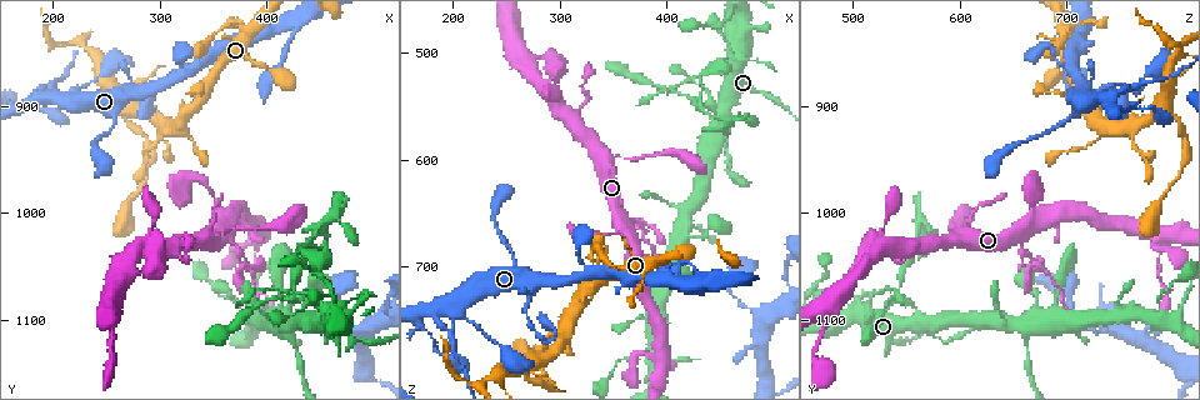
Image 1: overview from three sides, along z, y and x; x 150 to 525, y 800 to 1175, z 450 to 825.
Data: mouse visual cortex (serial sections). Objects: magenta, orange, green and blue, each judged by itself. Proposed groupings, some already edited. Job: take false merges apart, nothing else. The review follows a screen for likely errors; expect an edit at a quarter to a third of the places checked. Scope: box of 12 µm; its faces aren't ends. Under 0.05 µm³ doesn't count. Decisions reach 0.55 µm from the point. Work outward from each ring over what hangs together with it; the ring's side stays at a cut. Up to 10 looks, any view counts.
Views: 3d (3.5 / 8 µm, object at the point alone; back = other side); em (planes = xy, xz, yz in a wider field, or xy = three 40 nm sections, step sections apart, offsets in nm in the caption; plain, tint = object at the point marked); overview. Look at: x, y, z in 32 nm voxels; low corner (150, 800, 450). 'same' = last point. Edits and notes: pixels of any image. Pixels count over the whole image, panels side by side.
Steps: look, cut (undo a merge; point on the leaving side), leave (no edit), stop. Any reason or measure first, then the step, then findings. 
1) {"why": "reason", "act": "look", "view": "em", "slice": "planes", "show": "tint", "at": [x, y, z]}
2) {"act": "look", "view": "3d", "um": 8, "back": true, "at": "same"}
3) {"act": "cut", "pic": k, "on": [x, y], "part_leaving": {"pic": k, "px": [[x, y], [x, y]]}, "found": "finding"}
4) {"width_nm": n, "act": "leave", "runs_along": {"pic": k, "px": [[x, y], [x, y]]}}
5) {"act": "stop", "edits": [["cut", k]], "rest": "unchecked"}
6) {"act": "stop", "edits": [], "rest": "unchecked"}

{"why": "side arm on a straight run", "act": "look", "view": "3d", "um": 3.5, "at": [310, 1032, 564]}

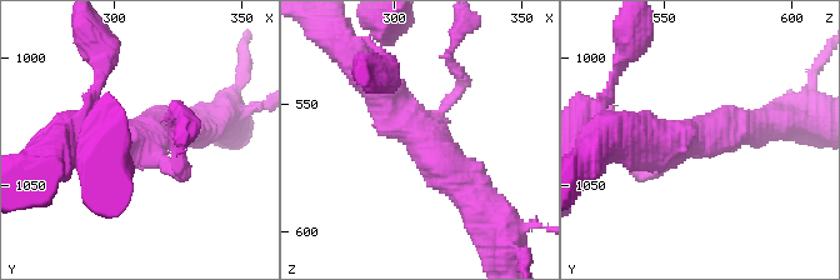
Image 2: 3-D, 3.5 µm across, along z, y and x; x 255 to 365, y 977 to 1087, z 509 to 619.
{"arms": 3, "arm_widths_nm": [150, 400, 500], "act": "look", "view": "em", "slice": "xy", "step": 1, "show": "plain", "at": [311, 1032, 562]}

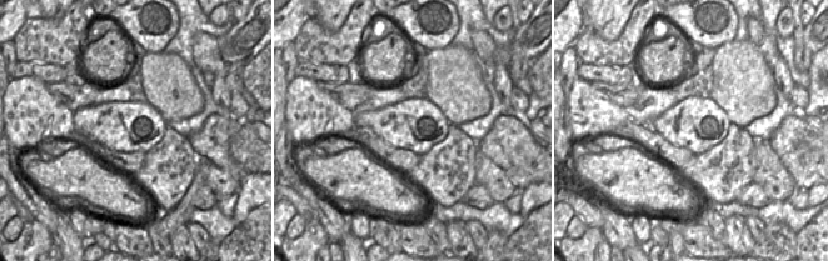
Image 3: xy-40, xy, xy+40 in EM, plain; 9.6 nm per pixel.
{"act": "look", "view": "em", "slice": "xy", "step": 1, "show": "tint", "at": "same"}

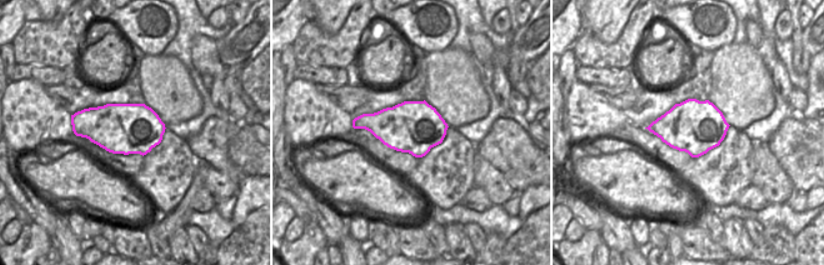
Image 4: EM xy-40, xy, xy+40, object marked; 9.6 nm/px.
{"act": "leave", "runs_along": {"pic": 2, "px": [[473, 198], [365, 74]]}, "found": "one cell here"}

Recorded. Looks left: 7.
{"why": "sharp bend", "act": "look", "view": "3d", "um": 3.5, "at": [374, 1036, 658]}

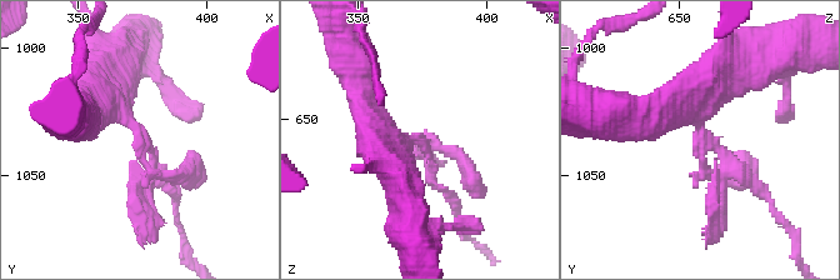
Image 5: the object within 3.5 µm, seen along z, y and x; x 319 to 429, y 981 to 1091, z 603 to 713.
{"act": "leave", "found": "one cell here"}

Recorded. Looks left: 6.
{"why": "three arms meet", "act": "look", "view": "3d", "um": 3.5, "at": [422, 1120, 664]}

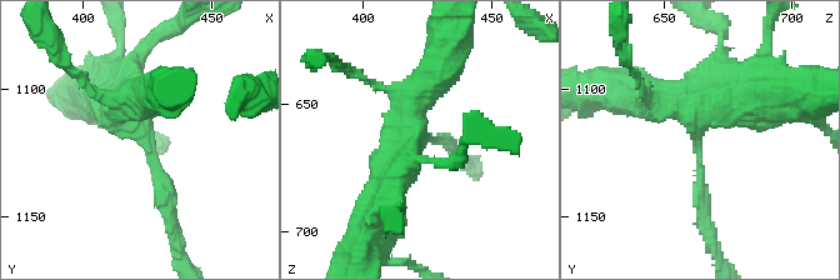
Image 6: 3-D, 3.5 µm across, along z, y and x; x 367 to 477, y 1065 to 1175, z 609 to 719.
{"act": "look", "view": "em", "slice": "planes", "show": "tint", "at": [424, 1118, 663]}

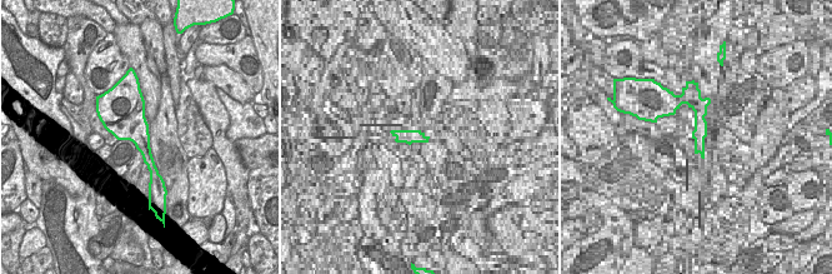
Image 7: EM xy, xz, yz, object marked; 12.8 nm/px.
{"act": "cut", "pic": 6, "on": [161, 199], "part_leaving": {"pic": 6, "px": [[148, 148], [168, 190], [183, 259]]}, "found": "two cells meet here"}

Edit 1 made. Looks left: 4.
{"why": "abrupt turn", "act": "look", "view": "3d", "um": 3.5, "at": [390, 1100, 784]}

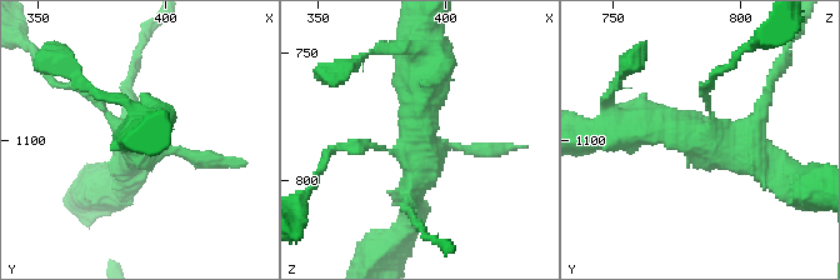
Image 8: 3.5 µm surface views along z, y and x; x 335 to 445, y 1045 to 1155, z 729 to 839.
{"why": "need the tissue", "act": "look", "view": "em", "slice": "xy", "step": 2, "show": "tint", "at": [387, 1099, 787]}

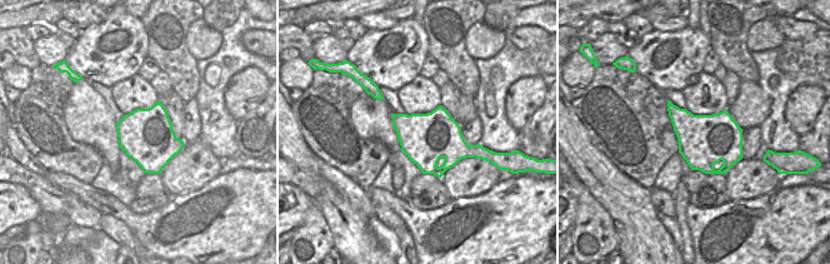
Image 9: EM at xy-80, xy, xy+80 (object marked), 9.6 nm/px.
{"act": "leave", "runs_along": {"pic": 8, "px": [[626, 130], [735, 141], [774, 173]]}, "found": "all the same cell"}

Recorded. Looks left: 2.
{"act": "stop", "edits": [["cut", 6]], "rest": "unchecked"}

